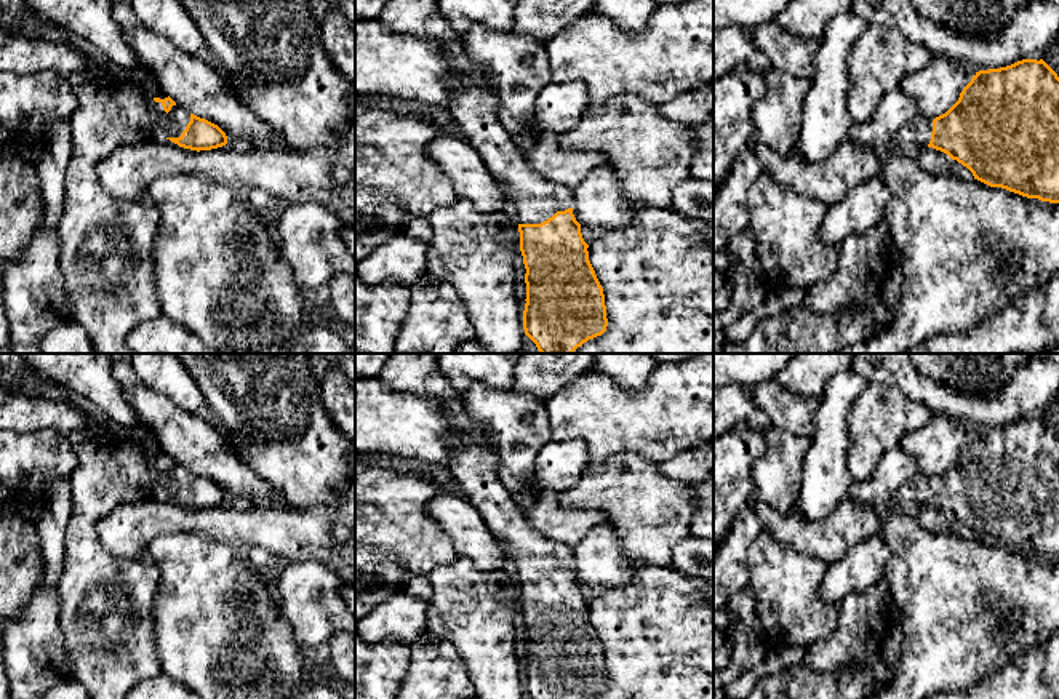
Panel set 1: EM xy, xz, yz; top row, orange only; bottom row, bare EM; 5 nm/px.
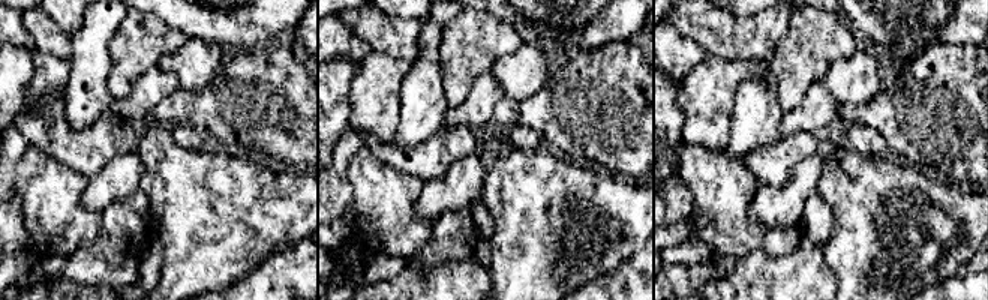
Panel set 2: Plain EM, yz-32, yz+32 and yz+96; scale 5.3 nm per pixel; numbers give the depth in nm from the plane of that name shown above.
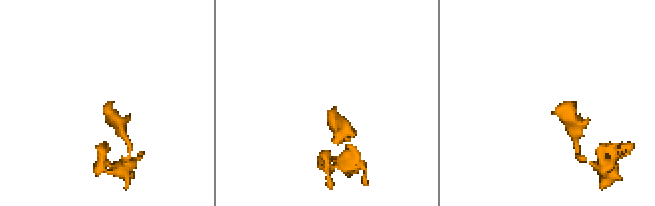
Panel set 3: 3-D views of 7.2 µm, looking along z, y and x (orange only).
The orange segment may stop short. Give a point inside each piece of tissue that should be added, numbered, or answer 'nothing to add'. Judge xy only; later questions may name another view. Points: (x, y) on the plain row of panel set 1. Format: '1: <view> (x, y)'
1: xy (170, 483)

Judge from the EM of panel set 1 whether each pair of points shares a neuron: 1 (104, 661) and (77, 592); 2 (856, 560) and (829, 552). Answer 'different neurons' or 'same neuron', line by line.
1: same neuron
2: different neurons

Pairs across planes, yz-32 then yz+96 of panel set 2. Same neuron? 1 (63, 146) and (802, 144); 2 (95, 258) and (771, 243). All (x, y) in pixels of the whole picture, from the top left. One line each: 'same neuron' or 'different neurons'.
1: same neuron
2: same neuron

